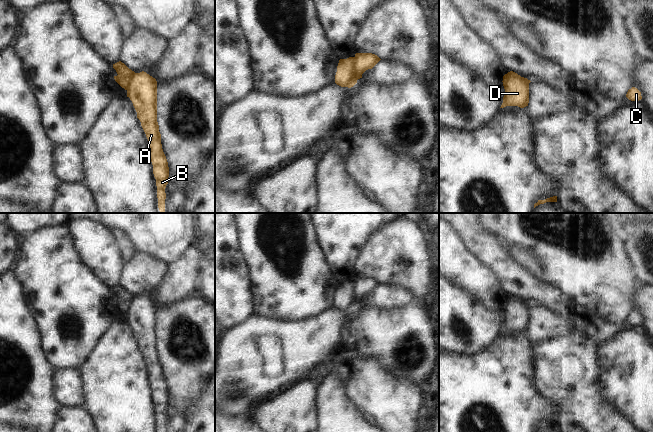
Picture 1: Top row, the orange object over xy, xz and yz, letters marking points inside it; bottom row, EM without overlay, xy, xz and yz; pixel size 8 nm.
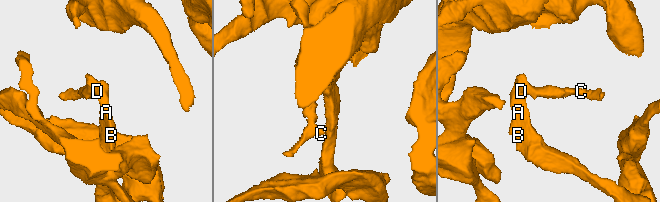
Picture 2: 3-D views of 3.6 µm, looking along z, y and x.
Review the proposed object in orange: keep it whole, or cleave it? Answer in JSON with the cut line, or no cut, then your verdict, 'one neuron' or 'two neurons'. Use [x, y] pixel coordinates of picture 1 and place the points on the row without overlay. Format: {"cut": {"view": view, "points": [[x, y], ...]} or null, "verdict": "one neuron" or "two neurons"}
{"cut": {"view": "xz", "points": [[353, 281], [355, 283], [357, 303]]}, "verdict": "two neurons"}

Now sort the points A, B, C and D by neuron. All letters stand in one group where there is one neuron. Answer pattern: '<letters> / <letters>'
A B D / C

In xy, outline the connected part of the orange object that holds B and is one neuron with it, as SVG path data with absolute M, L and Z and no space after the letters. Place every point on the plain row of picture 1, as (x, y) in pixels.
M144 295L135 297L130 312L127 314L127 321L132 325L137 342L149 365L149 378L157 410L158 432L165 432L165 412L168 408L169 391L162 373L157 346L156 303Z

